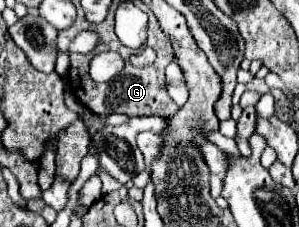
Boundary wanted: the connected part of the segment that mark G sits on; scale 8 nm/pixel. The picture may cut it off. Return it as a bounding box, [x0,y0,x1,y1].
[70,16,178,116]

